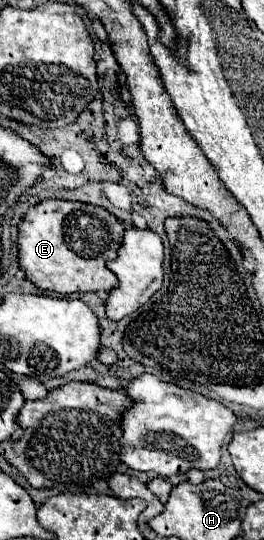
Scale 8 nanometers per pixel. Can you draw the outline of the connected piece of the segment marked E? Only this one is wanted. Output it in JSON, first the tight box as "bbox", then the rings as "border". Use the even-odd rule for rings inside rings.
{"bbox":[16,199,122,295],"border":[[[46,199],[32,205],[18,223],[16,243],[20,269],[40,291],[54,291],[60,295],[110,291],[118,285],[118,279],[106,269],[106,261],[116,257],[122,229],[122,221],[106,213],[106,209],[76,201]]]}

